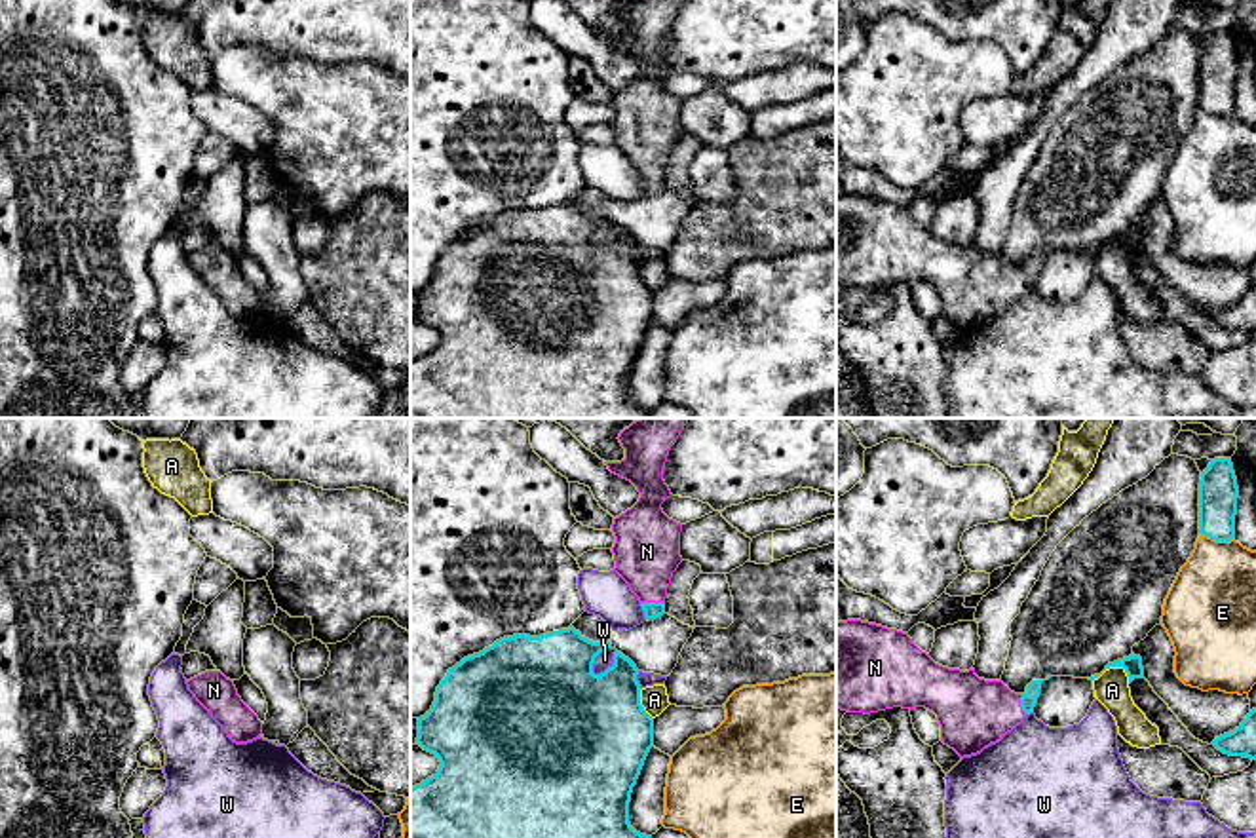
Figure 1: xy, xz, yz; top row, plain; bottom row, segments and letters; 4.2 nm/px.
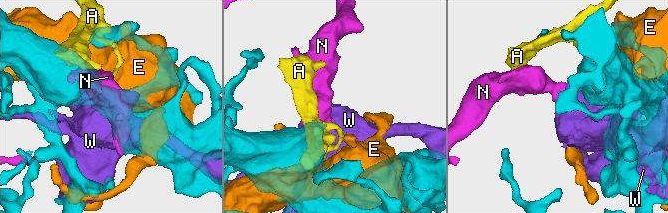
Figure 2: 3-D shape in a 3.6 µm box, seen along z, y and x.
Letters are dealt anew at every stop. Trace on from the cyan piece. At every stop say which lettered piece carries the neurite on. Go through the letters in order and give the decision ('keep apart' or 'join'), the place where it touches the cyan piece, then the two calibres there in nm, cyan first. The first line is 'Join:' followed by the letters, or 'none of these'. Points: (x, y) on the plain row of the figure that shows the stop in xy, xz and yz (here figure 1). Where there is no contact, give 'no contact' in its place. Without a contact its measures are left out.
Join: N
A: keep apart; contact yz (1112, 240); calibres 80 and 150 nm
E: keep apart; contact yz (1217, 114); calibres 170 and 360 nm
N: join; contact xz (652, 177); calibres 70 and 280 nm
W: keep apart; contact xz (608, 242); calibres 440 and 70 nm

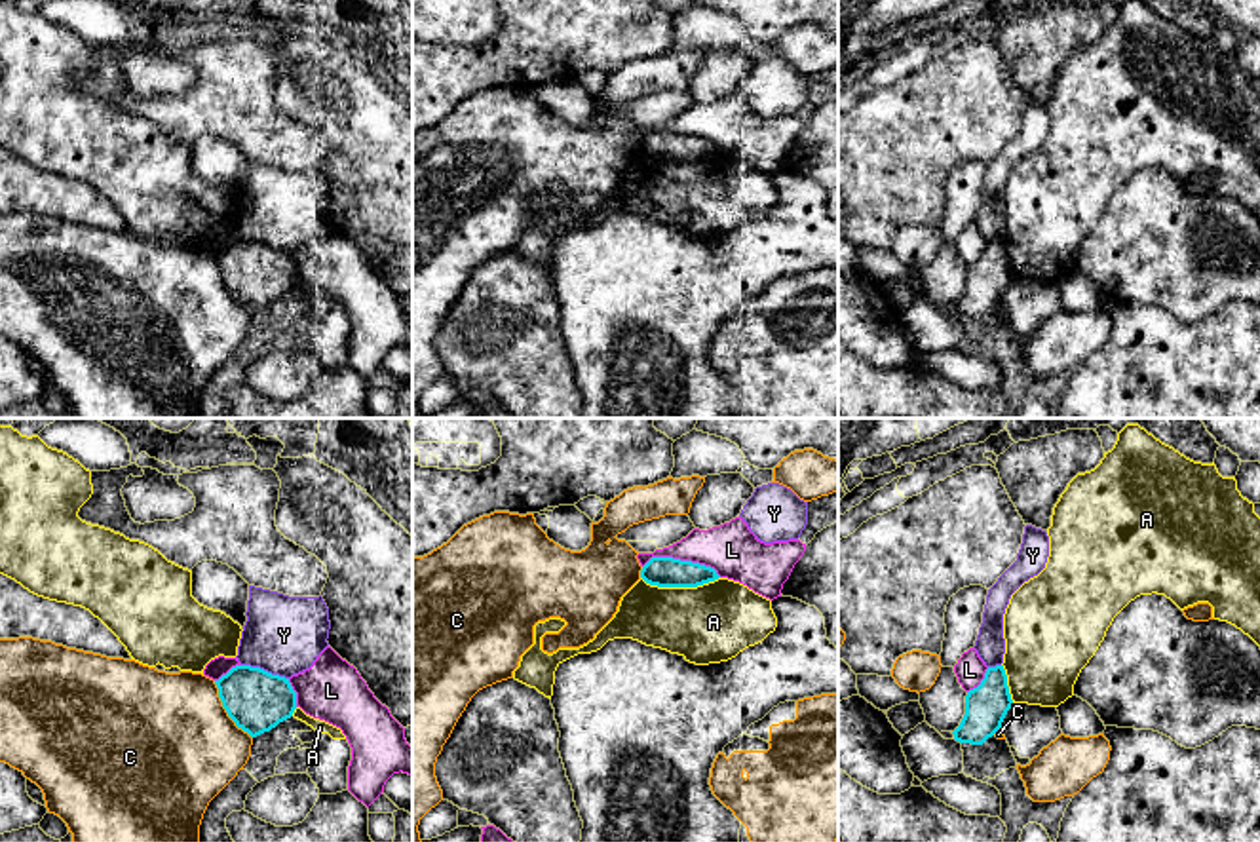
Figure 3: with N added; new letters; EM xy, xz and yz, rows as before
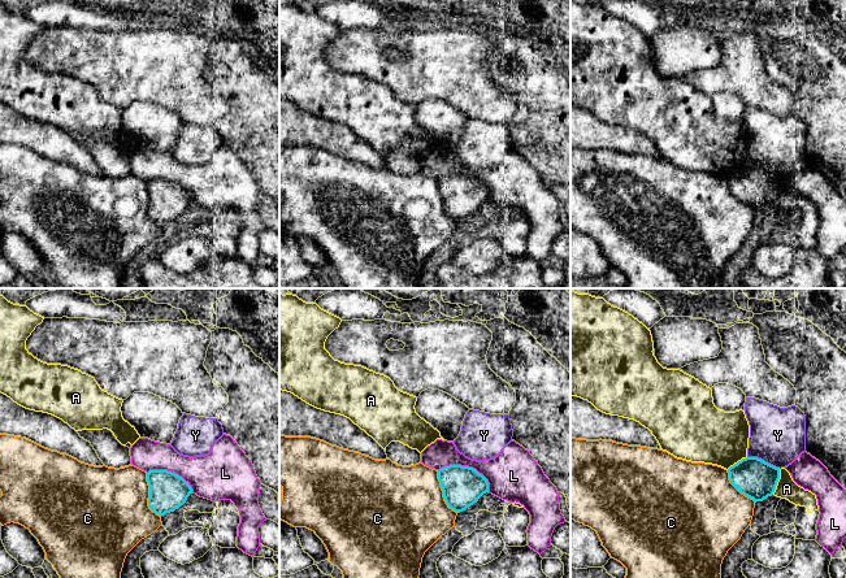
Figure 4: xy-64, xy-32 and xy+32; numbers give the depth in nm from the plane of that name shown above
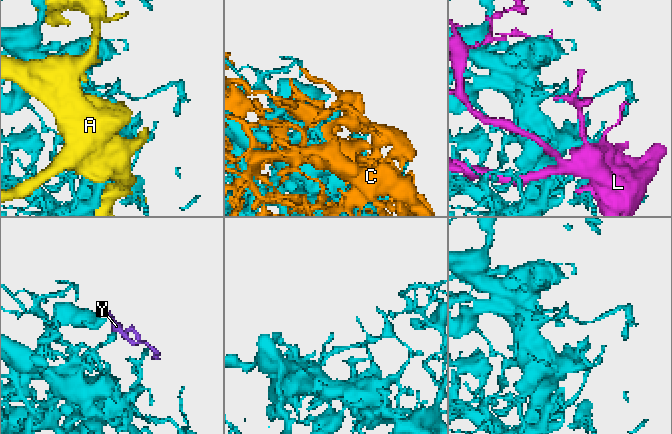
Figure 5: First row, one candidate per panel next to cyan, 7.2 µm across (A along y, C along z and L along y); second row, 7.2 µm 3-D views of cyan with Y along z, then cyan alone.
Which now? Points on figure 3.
Join: none of these
A: keep apart; contact xz (681, 160); calibres 130 and 340 nm
C: keep apart; contact xy (227, 286); calibres 260 and 500 nm
L: keep apart; contact xz (683, 135); calibres 130 and 220 nm
Y: keep apart; contact xy (263, 244); calibres 260 and 340 nm

